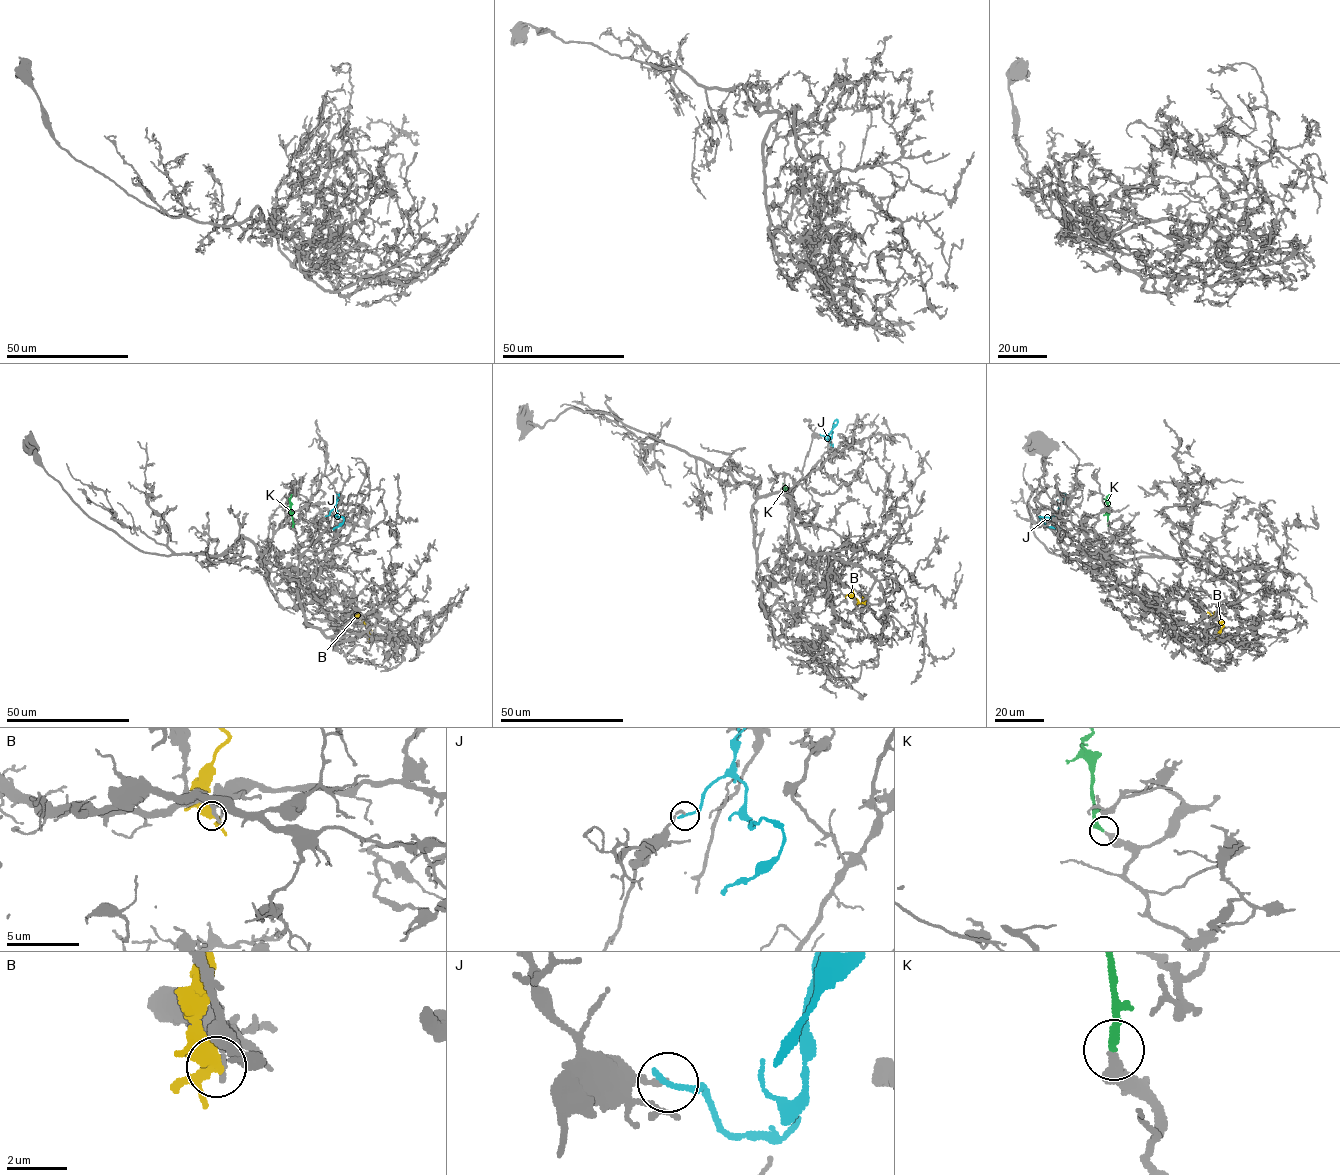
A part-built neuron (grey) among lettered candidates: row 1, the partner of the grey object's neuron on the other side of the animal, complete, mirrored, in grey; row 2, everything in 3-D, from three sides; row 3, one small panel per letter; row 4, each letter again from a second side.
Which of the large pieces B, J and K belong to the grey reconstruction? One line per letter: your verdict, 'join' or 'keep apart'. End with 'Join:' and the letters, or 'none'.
B: keep apart
J: keep apart
K: join
Join: K

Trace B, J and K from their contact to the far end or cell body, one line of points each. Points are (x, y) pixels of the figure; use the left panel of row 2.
B: (372, 639), (370, 628), (351, 610)
J: (326, 516), (335, 509), (338, 517), (343, 518), (334, 528)
K: (292, 527), (291, 494)

